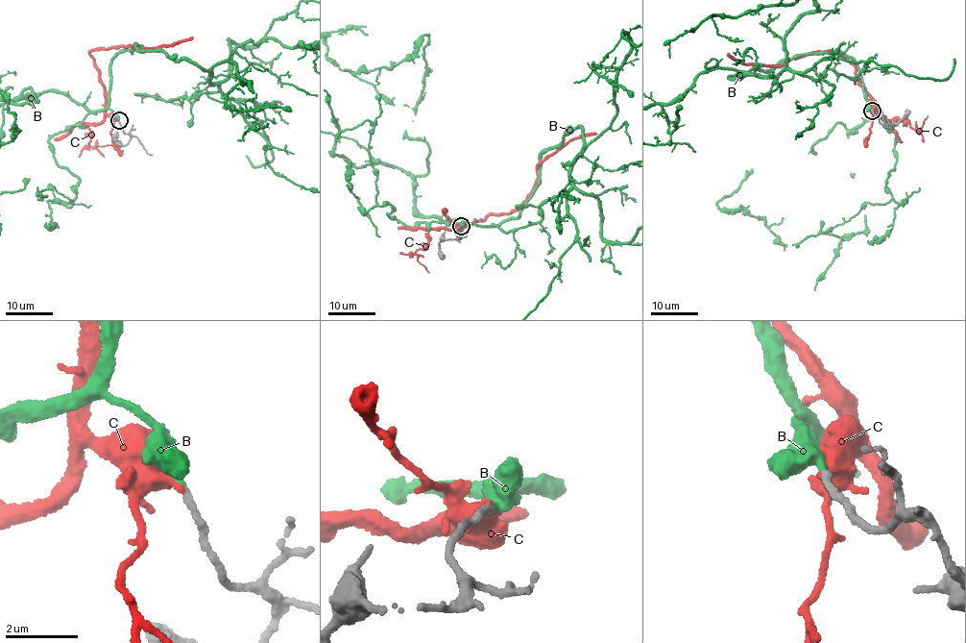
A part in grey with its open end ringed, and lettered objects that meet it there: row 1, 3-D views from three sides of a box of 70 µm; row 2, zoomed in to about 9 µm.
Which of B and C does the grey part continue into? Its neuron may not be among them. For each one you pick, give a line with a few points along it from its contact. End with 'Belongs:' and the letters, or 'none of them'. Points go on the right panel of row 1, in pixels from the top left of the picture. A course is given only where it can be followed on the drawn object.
Belongs: B

